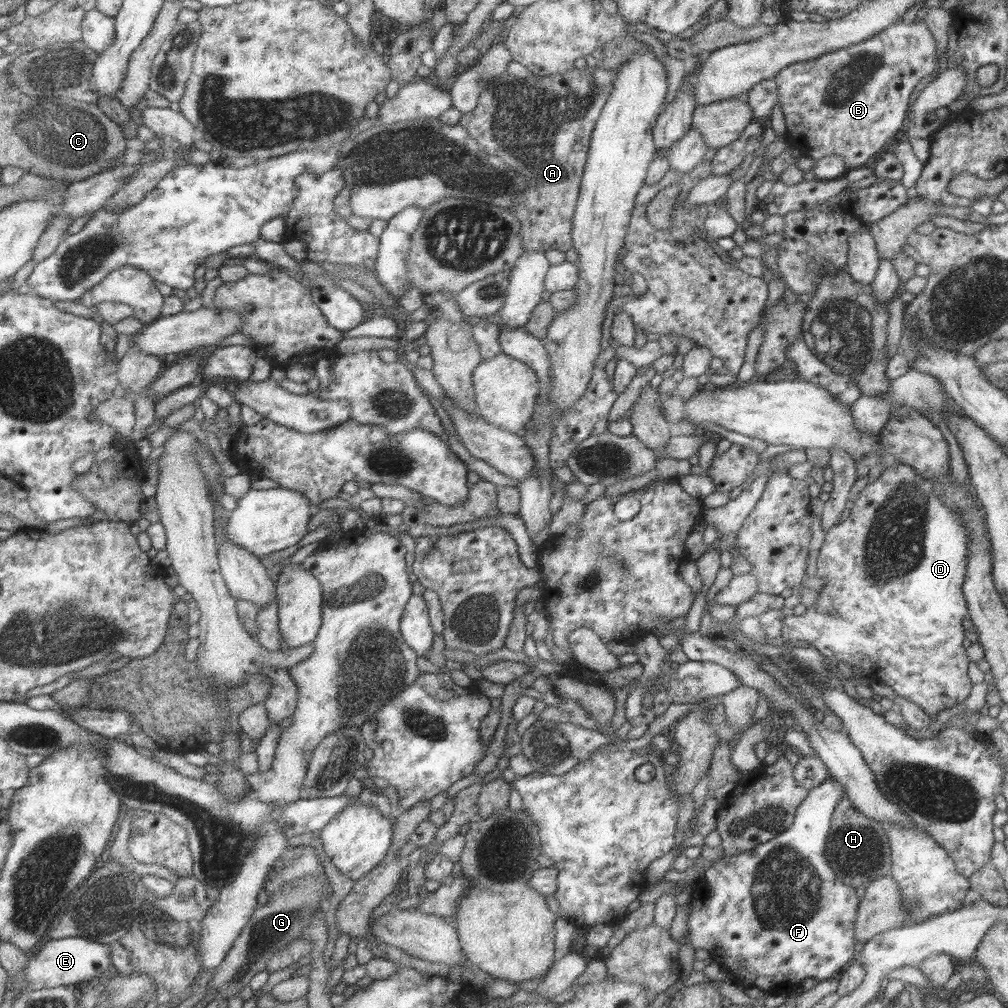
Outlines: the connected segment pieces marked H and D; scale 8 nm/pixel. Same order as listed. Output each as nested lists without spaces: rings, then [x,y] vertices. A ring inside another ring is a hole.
[[[844,795],[836,809],[831,821],[831,830],[826,839],[826,860],[830,862],[836,876],[854,888],[867,887],[870,882],[891,874],[892,855],[888,842],[888,835],[880,822],[871,820],[857,812],[847,795]]]
[[[896,463],[883,470],[882,476],[859,493],[860,496],[852,509],[849,509],[845,516],[830,528],[825,534],[825,541],[818,552],[815,576],[824,578],[824,587],[820,589],[820,595],[812,607],[808,607],[804,615],[796,617],[784,617],[782,638],[789,643],[797,640],[806,640],[812,644],[825,657],[831,661],[846,662],[854,670],[861,669],[868,674],[869,678],[884,678],[881,683],[891,687],[896,694],[918,704],[924,713],[936,716],[941,711],[946,711],[956,705],[964,705],[964,701],[970,696],[973,684],[968,677],[969,658],[967,649],[962,645],[964,640],[963,618],[969,613],[968,602],[964,598],[962,587],[966,579],[966,565],[968,565],[968,541],[972,536],[968,534],[968,528],[962,520],[962,514],[954,506],[946,506],[940,500],[940,494],[934,490],[934,484],[919,476],[918,472],[908,464]]]

